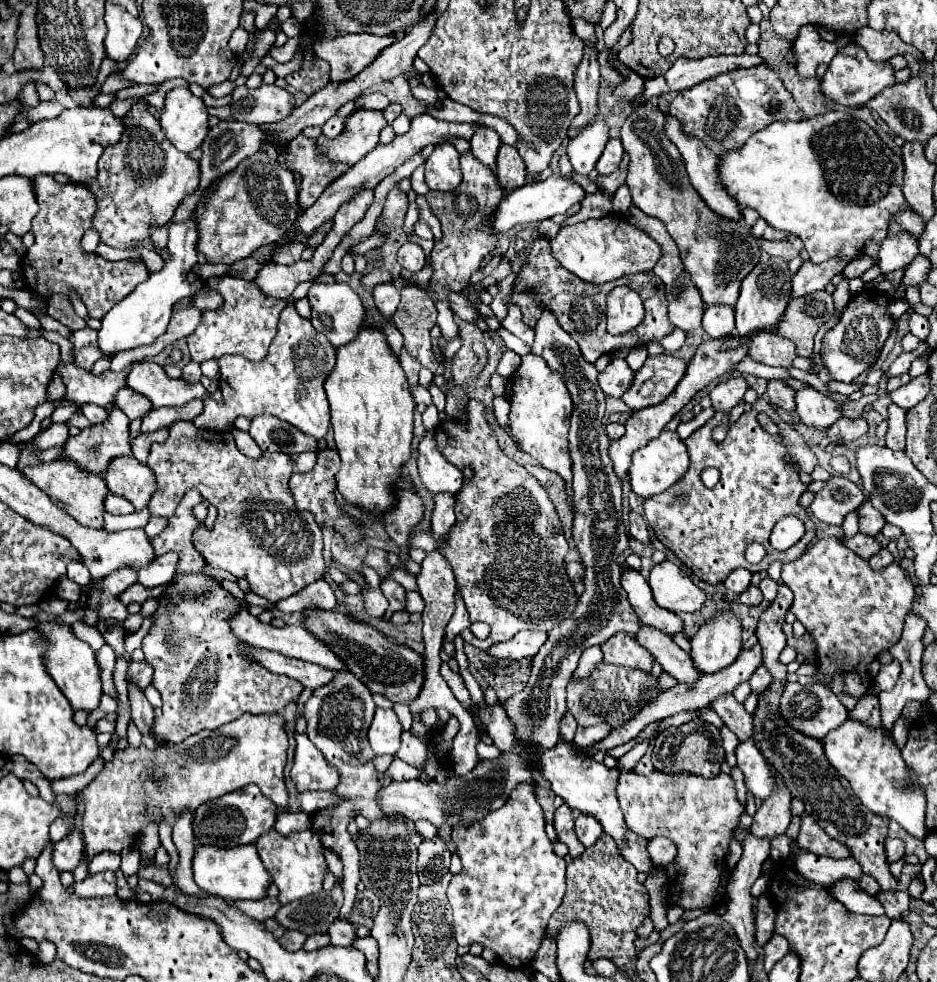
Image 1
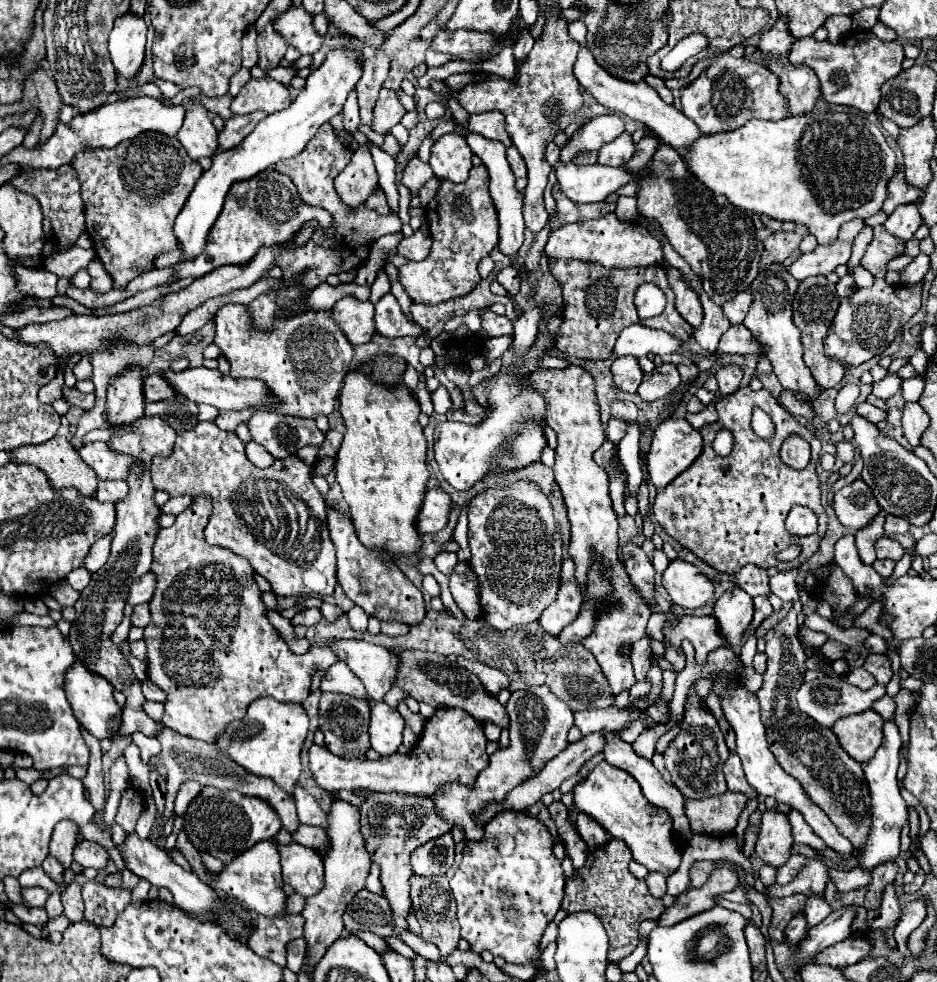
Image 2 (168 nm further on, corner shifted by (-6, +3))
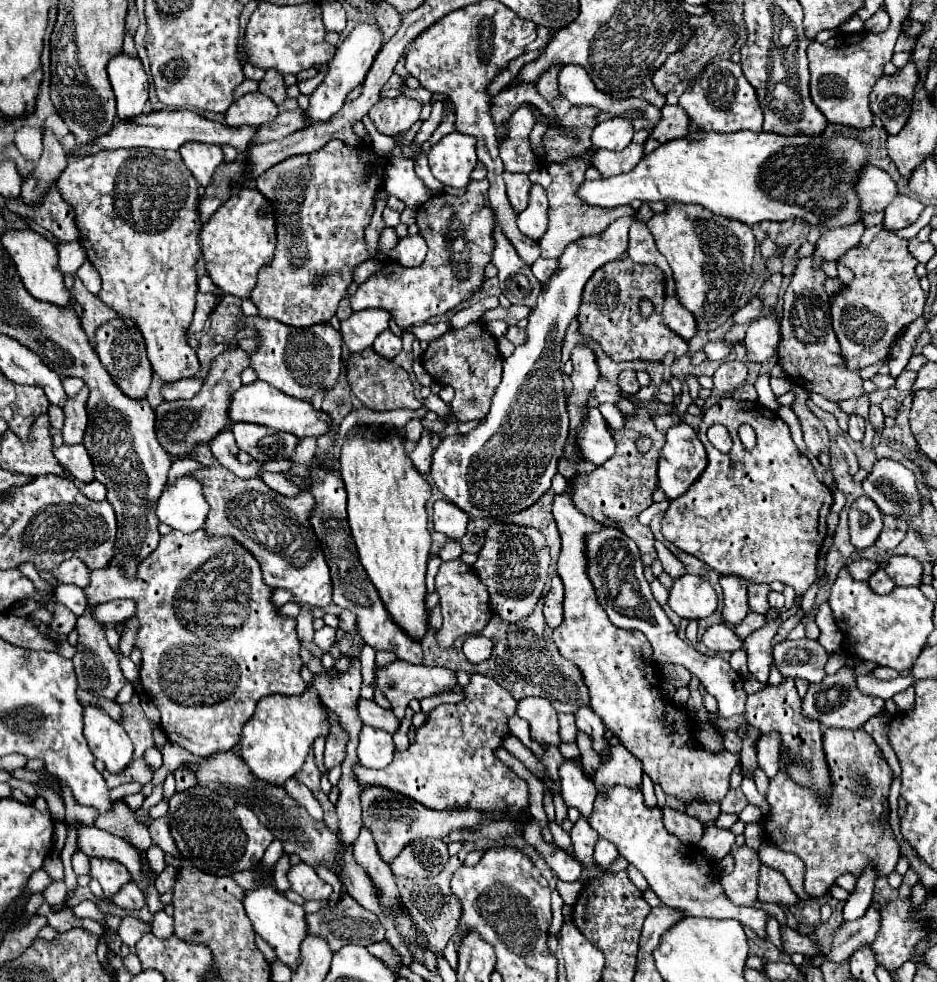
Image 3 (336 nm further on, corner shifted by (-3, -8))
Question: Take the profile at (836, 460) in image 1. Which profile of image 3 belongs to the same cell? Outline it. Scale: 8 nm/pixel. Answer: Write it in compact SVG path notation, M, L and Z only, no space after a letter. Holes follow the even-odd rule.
M728 396L704 412L698 438L706 448L708 466L682 496L670 500L670 506L664 512L662 520L664 538L682 552L688 552L706 562L720 576L740 576L748 582L766 584L780 580L792 586L796 594L804 594L818 578L816 562L820 546L828 534L826 516L832 506L832 492L822 482L818 482L808 456L796 448L788 424L770 410L766 410L766 414L760 412L754 402L742 402ZM712 424L722 424L728 428L734 442L728 454L716 450L706 438L706 430ZM742 424L750 424L756 432L758 442L752 450L746 450L746 446L738 438L738 428Z

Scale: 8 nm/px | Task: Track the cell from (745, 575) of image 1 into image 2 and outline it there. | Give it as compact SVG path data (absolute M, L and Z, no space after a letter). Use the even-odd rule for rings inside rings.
M745 565L737 575L735 575L735 583L747 591L751 597L763 595L769 597L769 577L767 571L757 567L757 565Z

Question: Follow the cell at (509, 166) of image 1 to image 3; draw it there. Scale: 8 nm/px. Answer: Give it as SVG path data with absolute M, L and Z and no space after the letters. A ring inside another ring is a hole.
M504 172L504 182L506 182L508 200L514 206L514 212L522 212L528 204L528 190L530 190L528 176L526 174L508 174L508 172Z

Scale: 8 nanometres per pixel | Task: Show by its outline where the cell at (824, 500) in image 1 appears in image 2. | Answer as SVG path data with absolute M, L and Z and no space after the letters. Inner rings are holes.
M855 479L851 485L837 491L833 499L833 509L839 521L855 531L863 529L863 525L869 525L869 521L873 521L873 517L881 511L863 479Z

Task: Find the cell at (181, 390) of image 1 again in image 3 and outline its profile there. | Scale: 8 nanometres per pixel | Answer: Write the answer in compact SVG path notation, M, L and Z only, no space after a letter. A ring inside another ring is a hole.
M256 380L248 386L240 386L236 392L232 392L230 404L228 404L228 418L230 422L254 422L254 424L262 424L282 432L294 432L298 438L320 436L328 430L328 424L330 424L330 418L322 410L318 412L312 408L312 404L294 400L292 396L286 396L270 388L270 384L262 380Z

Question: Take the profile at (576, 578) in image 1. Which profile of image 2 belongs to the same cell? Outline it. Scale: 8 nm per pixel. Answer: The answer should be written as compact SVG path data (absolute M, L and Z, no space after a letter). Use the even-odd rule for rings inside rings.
M571 559L563 561L561 567L561 589L553 605L549 605L541 615L541 625L547 633L559 635L565 625L569 625L581 609L581 593L575 583L575 563Z

